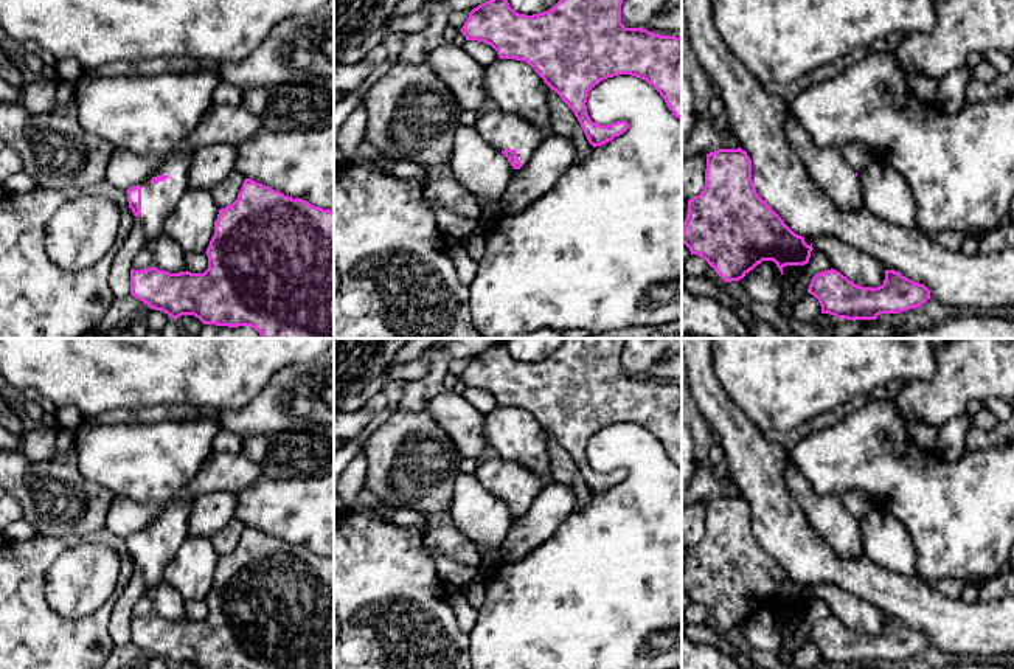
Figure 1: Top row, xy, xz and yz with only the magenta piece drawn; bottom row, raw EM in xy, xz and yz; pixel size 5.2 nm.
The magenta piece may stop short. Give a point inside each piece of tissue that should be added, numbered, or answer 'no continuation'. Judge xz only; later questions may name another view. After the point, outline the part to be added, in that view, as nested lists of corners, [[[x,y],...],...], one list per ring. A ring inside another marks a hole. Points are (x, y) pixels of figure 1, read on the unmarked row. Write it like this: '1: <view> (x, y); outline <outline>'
1: xz (502, 478); outline [[[502,458],[478,463],[475,477],[480,484],[498,498],[514,497],[525,514],[545,487],[543,480],[520,464]]]

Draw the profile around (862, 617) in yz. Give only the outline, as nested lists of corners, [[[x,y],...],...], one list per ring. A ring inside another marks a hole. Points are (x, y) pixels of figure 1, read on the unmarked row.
[[[820,584],[812,587],[812,596],[825,601],[834,618],[862,635],[879,635],[885,627],[885,615],[868,601],[862,601],[842,588]]]

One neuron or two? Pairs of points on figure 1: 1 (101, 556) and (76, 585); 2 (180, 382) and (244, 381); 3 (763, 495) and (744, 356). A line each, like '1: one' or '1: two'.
1: one
2: one
3: two

